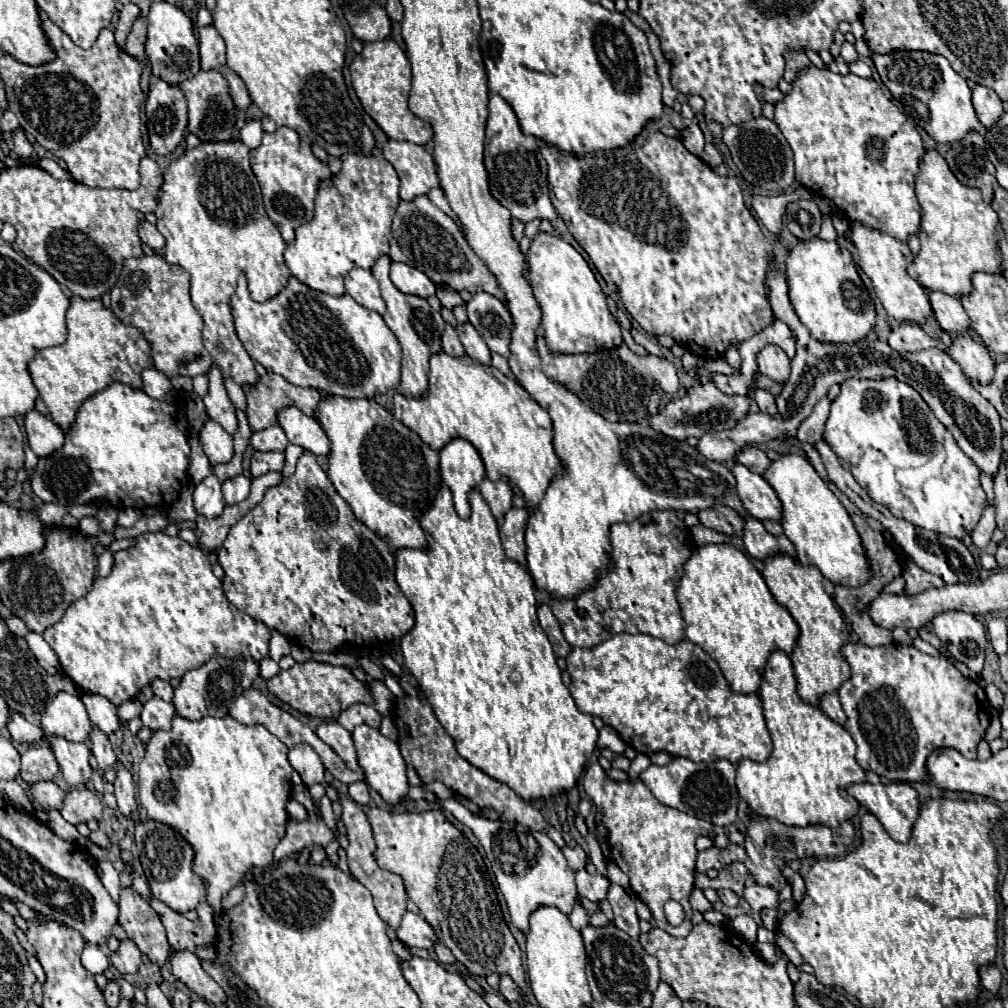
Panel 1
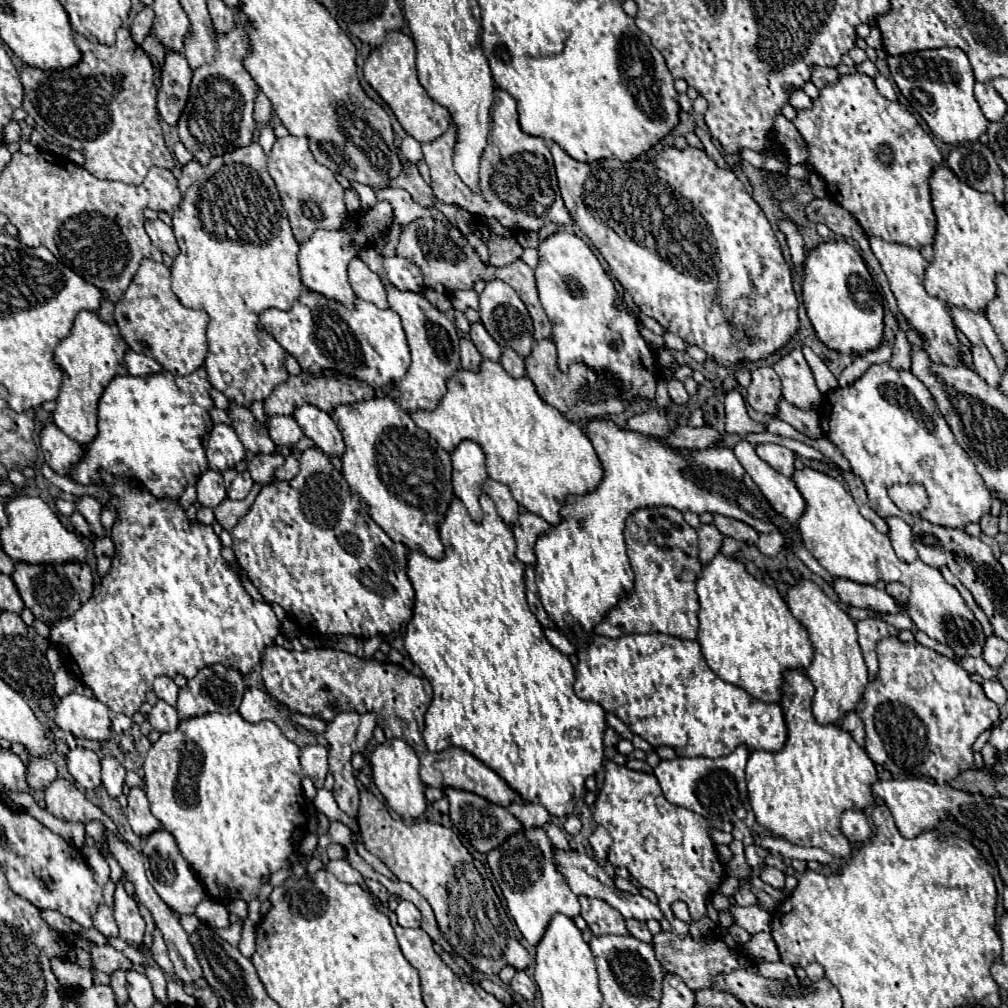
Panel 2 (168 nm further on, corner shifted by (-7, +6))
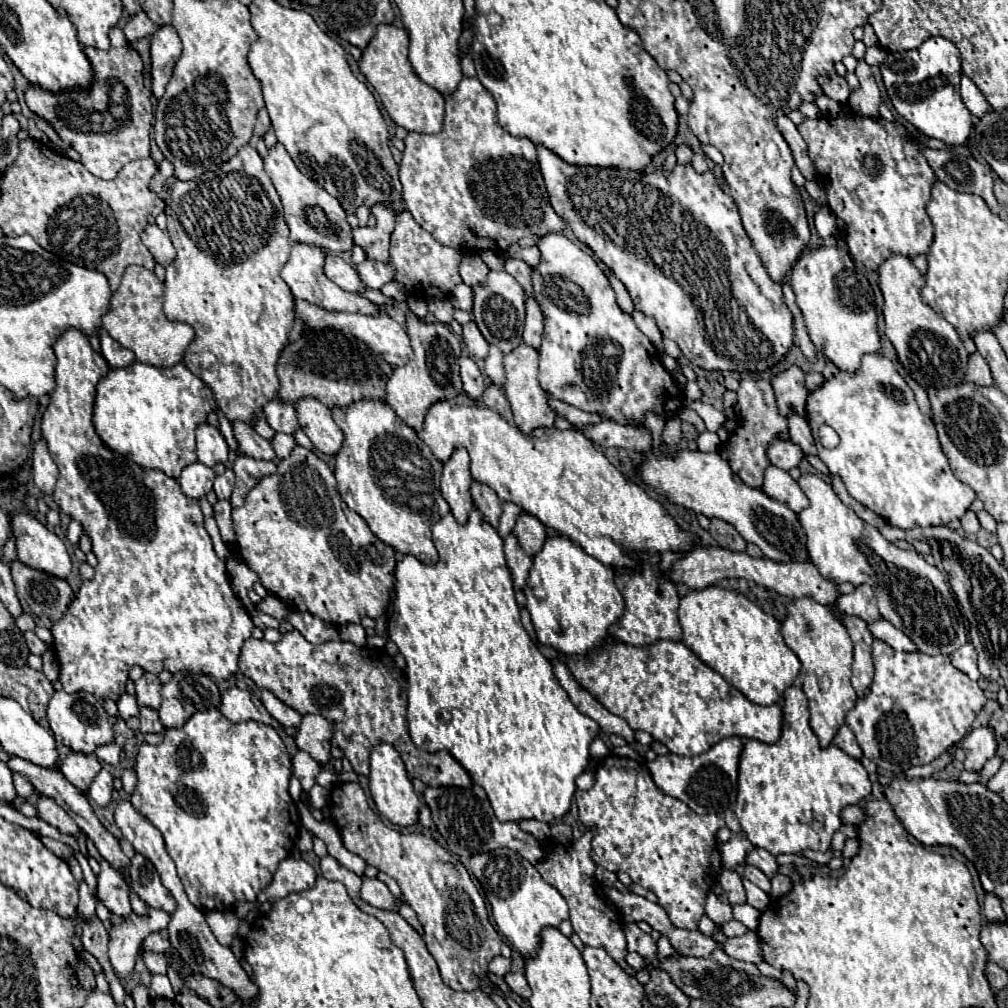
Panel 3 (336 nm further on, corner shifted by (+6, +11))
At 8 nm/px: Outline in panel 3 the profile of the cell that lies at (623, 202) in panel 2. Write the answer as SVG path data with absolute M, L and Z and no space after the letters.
M538 145L538 163L540 163L540 171L544 177L544 185L550 197L550 205L554 207L554 211L570 225L570 229L574 231L576 239L584 245L588 245L594 255L610 267L610 271L626 285L634 307L638 311L642 311L644 315L652 317L658 325L658 329L662 331L664 337L672 339L678 343L678 347L682 349L684 357L702 369L718 369L718 371L740 371L740 373L762 373L770 367L774 367L778 361L782 361L794 347L794 321L792 321L792 313L790 309L784 305L782 299L782 287L778 283L774 283L766 271L766 267L762 267L762 261L758 257L758 253L752 247L750 237L746 235L738 209L732 201L732 197L728 197L714 181L712 171L708 173L696 173L692 169L692 165L676 165L672 173L668 171L656 171L652 175L646 173L636 173L630 169L602 169L602 167L578 167L578 165L568 165L566 161L562 161L556 153L552 153L550 149Z

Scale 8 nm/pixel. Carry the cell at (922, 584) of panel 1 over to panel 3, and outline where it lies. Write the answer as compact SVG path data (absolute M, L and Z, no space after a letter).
M860 585L860 587L854 589L852 593L840 595L840 597L836 599L836 605L838 605L838 609L840 609L844 615L860 617L860 619L864 619L866 623L872 623L872 621L878 621L878 619L880 619L874 591L872 591L868 585Z

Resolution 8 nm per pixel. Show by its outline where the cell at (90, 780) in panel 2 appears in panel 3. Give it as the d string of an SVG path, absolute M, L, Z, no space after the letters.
M70 753L62 763L60 763L60 773L82 793L88 791L90 783L94 777L100 773L102 763L94 753Z

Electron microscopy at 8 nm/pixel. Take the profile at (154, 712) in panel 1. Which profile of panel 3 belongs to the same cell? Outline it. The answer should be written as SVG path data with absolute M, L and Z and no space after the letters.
M142 707L140 709L140 733L162 733L164 727L160 723L160 717L154 709Z

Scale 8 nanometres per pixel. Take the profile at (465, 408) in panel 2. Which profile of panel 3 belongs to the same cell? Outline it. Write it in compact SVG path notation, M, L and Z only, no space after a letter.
M490 385L480 401L468 399L464 393L456 399L438 401L428 411L428 427L422 429L420 439L430 447L438 461L448 461L452 451L462 447L470 455L470 473L478 483L488 485L500 501L510 501L522 507L526 513L538 517L546 527L578 543L588 555L602 561L608 567L636 567L636 553L664 553L664 551L692 551L700 539L698 535L684 531L668 515L664 505L652 499L638 483L630 481L626 473L616 469L602 451L598 451L580 431L556 431L556 429L536 429L532 435L524 435L510 411L510 403L504 391Z

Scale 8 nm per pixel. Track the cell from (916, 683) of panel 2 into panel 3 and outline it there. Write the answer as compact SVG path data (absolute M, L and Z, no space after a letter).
M874 641L874 681L870 693L848 711L846 725L854 731L864 755L880 769L894 775L914 765L928 765L956 745L970 729L986 697L978 683L958 671L946 655L924 655L920 651L894 651L888 643Z

